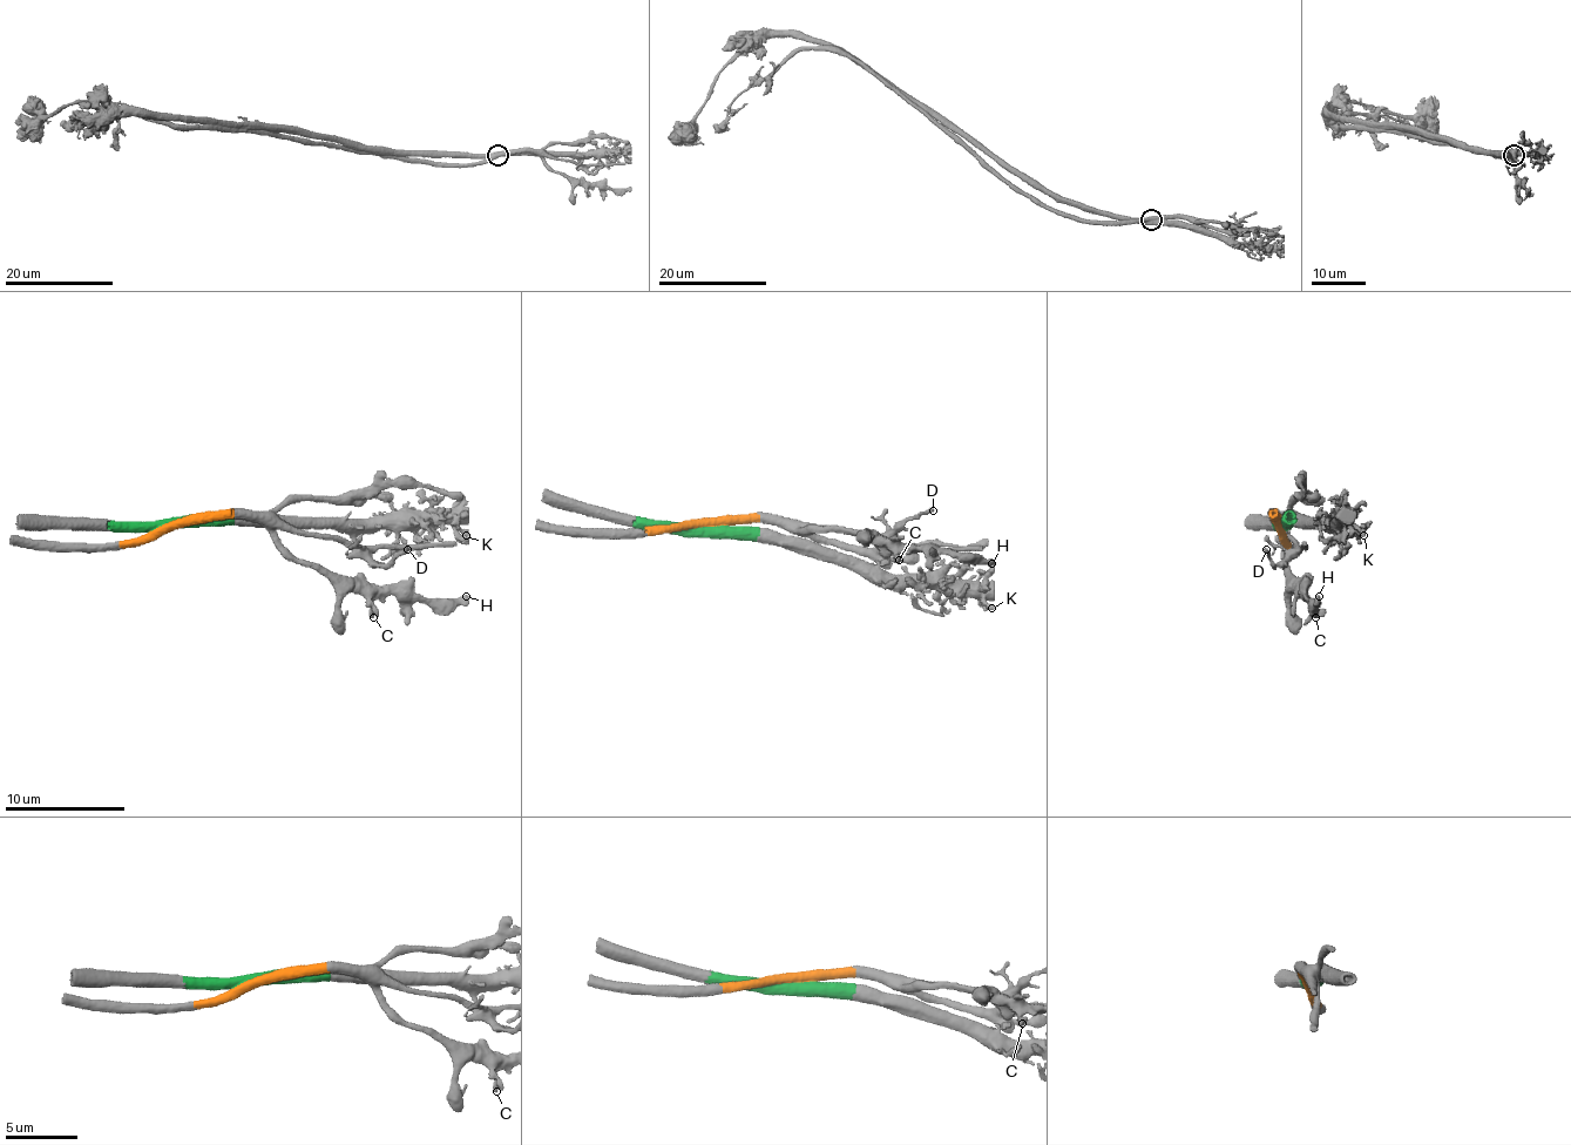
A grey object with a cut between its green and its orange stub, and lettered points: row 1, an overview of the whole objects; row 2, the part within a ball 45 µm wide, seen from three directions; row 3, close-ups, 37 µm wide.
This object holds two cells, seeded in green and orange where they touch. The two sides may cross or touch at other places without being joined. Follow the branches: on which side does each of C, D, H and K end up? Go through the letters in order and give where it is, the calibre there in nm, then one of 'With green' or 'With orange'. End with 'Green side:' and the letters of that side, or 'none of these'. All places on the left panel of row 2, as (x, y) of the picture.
C: Place: (373, 617). Thickness 360 nm. With orange
D: Place: (407, 549). Thickness 240 nm. With orange
H: Place: (466, 596). Thickness 440 nm. With orange
K: Place: (466, 535). Thickness 300 nm. With green
Green side: K

